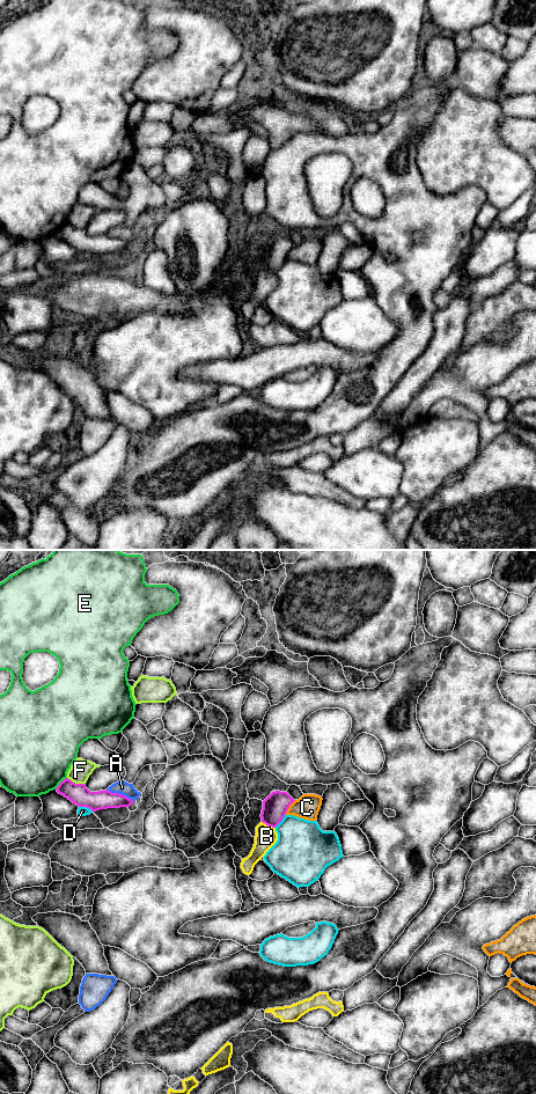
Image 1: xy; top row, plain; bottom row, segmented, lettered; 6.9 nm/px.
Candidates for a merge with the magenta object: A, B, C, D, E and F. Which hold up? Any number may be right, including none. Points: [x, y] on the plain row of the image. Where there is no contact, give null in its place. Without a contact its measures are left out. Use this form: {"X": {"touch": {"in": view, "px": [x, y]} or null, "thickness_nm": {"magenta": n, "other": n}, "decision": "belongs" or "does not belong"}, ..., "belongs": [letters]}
{"A": {"touch": {"in": "xy", "px": [120, 239]}, "thickness_nm": {"magenta": 130, "other": 90}, "decision": "does not belong"}, "B": {"touch": {"in": "xy", "px": [269, 270]}, "thickness_nm": {"magenta": 180, "other": 150}, "decision": "does not belong"}, "C": {"touch": {"in": "xy", "px": [288, 251]}, "thickness_nm": {"magenta": 180, "other": 170}, "decision": "does not belong"}, "D": {"touch": {"in": "xy", "px": [86, 250]}, "thickness_nm": {"magenta": 140, "other": 60}, "decision": "does not belong"}, "E": {"touch": {"in": "xy", "px": [60, 227]}, "thickness_nm": {"magenta": 140, "other": 500}, "decision": "does not belong"}, "F": {"touch": {"in": "xy", "px": [74, 227]}, "thickness_nm": {"magenta": 140, "other": 150}, "decision": "does not belong"}, "belongs": []}

